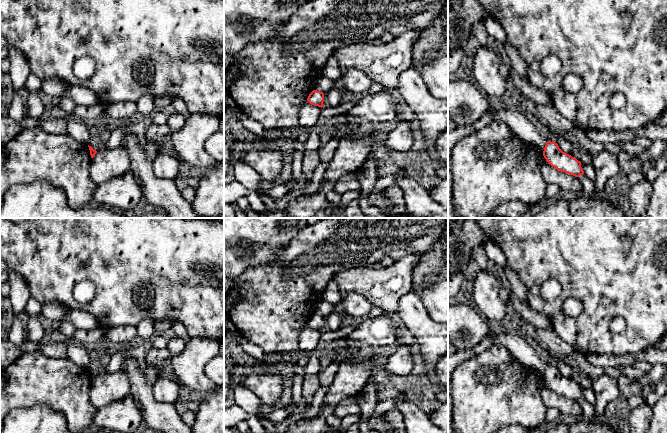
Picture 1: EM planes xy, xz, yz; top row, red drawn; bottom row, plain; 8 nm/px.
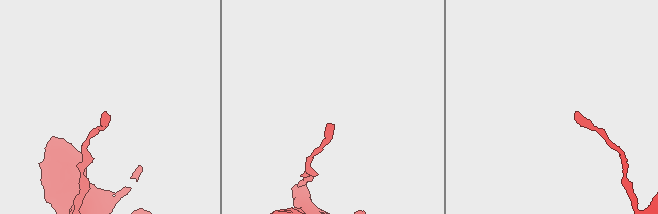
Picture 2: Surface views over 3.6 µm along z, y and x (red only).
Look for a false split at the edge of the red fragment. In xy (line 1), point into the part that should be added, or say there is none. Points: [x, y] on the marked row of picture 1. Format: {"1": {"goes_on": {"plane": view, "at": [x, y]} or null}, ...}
{"1": {"goes_on": null}}

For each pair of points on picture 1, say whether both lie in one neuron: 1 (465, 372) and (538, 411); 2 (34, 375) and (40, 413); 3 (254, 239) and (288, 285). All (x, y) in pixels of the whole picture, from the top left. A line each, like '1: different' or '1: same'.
1: same
2: different
3: different

